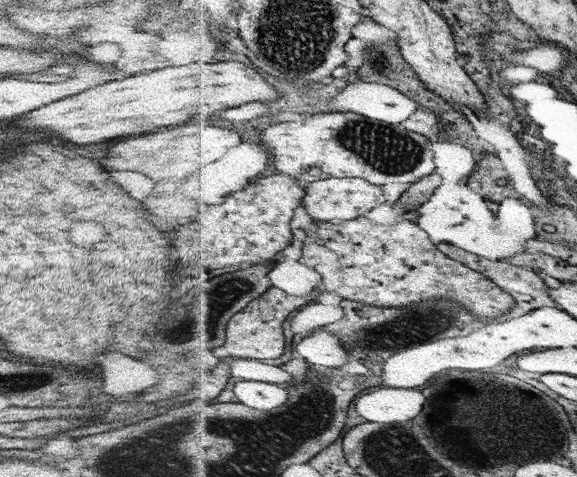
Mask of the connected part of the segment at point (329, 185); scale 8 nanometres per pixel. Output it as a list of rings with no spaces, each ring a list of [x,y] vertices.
[[[364,178],[326,179],[311,183],[307,187],[305,198],[306,210],[315,220],[340,223],[364,218],[370,210],[386,203],[386,196],[382,187],[372,184]]]

